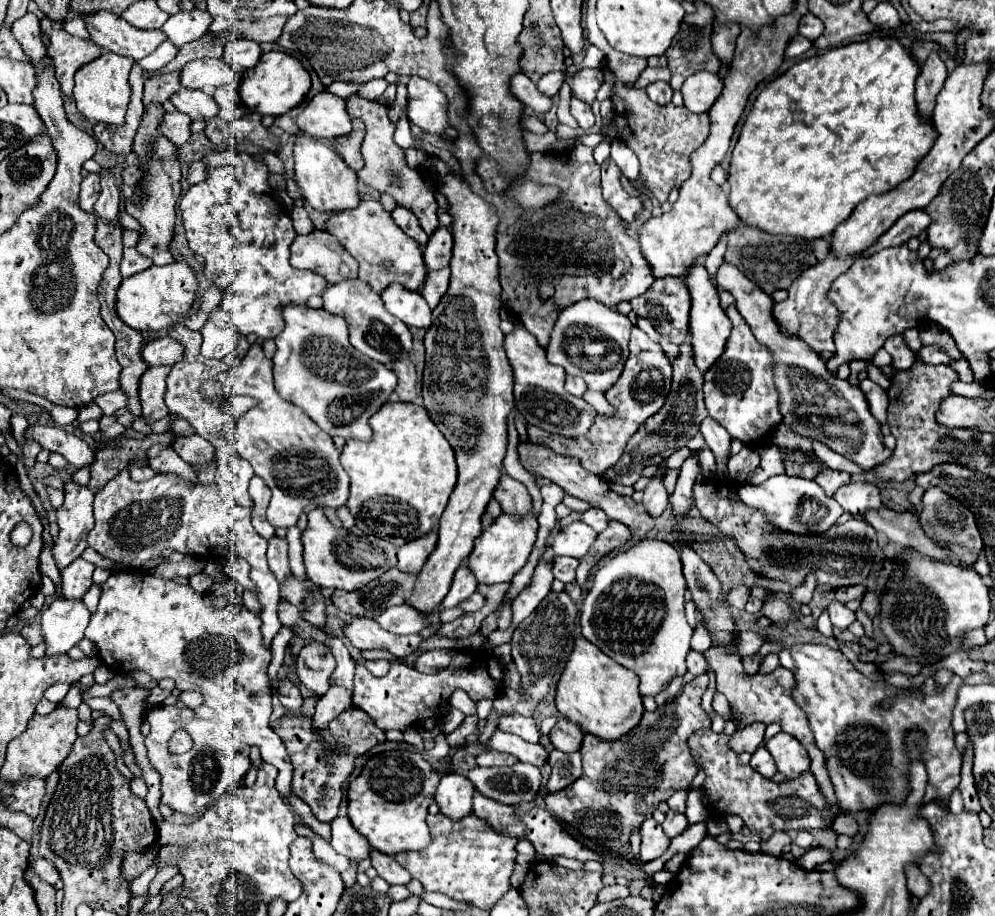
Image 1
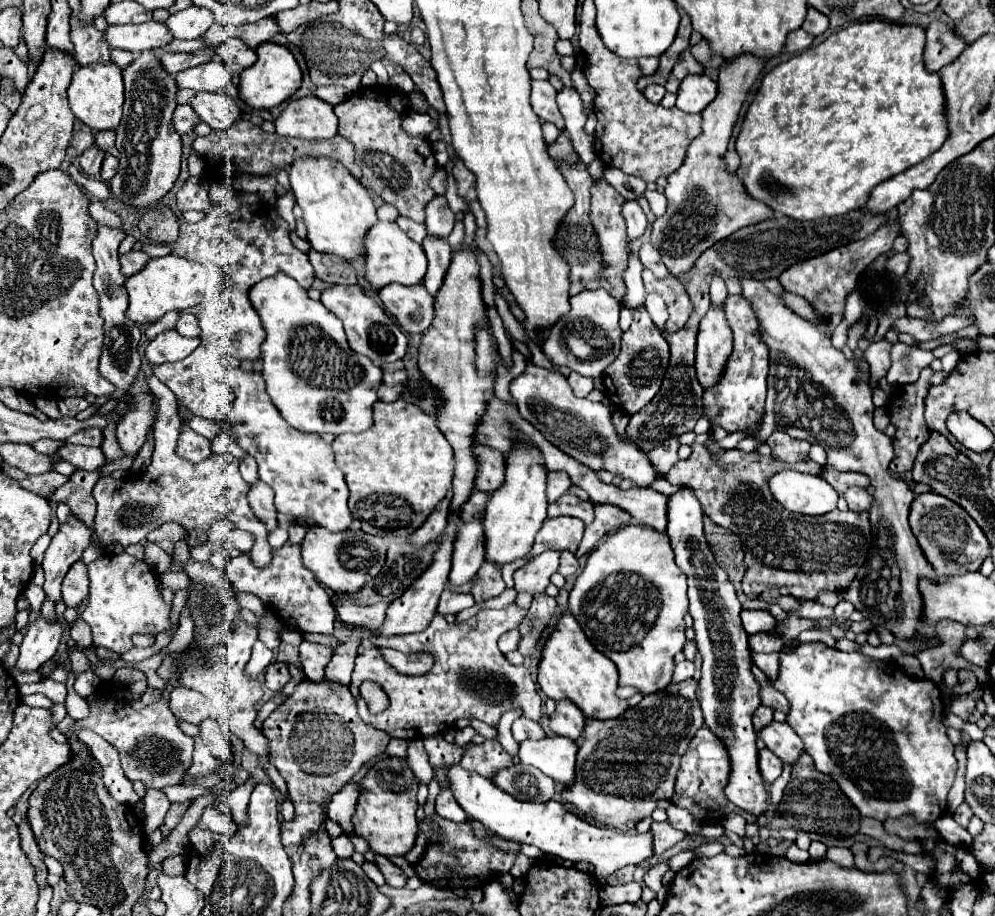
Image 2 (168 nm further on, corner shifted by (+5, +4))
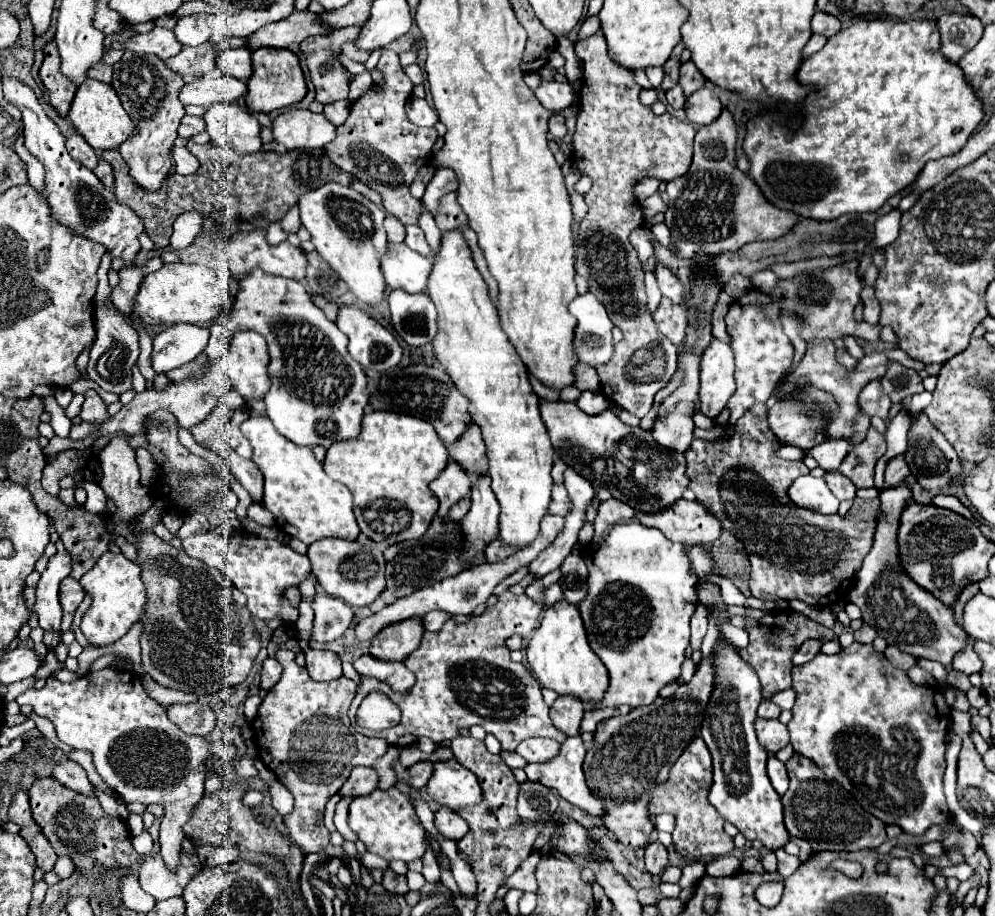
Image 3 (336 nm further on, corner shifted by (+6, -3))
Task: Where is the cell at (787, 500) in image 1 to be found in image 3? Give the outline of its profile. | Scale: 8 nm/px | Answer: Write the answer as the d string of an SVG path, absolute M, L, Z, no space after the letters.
M799 476L787 490L791 502L799 508L807 508L819 514L835 514L839 510L839 500L831 494L823 478Z

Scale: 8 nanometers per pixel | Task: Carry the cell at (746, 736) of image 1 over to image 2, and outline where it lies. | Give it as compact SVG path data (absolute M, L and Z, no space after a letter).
M760 705L760 707L756 709L756 713L754 713L752 721L754 721L754 729L756 729L756 731L760 731L764 725L768 725L768 723L772 721L772 709L770 709L770 707Z

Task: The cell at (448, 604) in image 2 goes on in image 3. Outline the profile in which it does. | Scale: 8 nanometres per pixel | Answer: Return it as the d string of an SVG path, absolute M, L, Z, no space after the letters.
M431 610L431 612L427 612L425 616L423 616L423 626L425 626L425 630L439 630L447 620L449 620L451 616L447 614L447 612L443 612L443 610Z

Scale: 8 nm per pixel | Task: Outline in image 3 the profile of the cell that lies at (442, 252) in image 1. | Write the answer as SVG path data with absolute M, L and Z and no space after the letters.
M437 168L437 172L435 172L433 180L427 184L427 190L423 196L425 208L435 216L435 212L439 210L441 196L447 192L455 192L457 188L459 188L459 184L457 184L455 172L451 172L449 168Z

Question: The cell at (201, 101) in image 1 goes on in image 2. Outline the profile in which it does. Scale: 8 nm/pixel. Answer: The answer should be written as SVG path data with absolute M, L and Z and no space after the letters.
M196 93L190 105L196 109L200 119L216 131L230 129L242 117L238 103L224 93Z

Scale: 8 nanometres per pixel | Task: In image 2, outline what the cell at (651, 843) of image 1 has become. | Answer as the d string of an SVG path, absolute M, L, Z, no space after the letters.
M452 765L446 771L450 789L458 801L458 805L472 817L478 819L484 827L492 829L504 839L520 841L536 845L540 851L548 855L556 855L560 859L570 861L590 861L594 865L594 877L606 885L608 877L626 867L638 865L640 861L652 855L652 833L644 835L624 835L614 829L604 829L588 823L586 819L572 813L564 803L552 799L548 803L524 803L496 787L490 779L482 775L462 769L460 765Z

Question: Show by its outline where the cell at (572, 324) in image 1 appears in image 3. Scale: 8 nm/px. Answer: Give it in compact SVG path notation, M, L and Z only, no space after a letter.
M587 292L569 304L569 312L577 316L573 350L579 362L593 368L607 364L613 356L613 322L605 306L591 292Z

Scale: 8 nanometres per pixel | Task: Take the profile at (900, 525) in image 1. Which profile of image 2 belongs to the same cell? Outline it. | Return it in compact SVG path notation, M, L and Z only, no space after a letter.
M850 487L846 489L844 493L844 499L848 503L848 507L852 511L870 511L870 505L872 505L872 495L866 493L866 489L856 489L856 487Z

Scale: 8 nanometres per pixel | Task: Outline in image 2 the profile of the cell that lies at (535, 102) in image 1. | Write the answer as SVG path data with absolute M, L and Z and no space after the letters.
M532 81L532 109L542 121L554 123L560 131L564 129L564 117L560 117L558 105L556 105L556 89L548 81Z

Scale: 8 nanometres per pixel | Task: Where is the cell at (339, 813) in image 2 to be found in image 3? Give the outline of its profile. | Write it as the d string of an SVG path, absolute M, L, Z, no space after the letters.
M355 768L347 782L341 786L341 798L359 798L369 796L379 784L379 774L373 768Z

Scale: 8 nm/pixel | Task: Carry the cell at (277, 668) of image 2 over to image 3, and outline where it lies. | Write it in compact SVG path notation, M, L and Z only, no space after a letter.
M267 658L267 660L263 662L263 670L261 670L261 688L263 688L265 692L269 692L269 690L279 682L281 672L283 672L281 664L279 664L275 658Z

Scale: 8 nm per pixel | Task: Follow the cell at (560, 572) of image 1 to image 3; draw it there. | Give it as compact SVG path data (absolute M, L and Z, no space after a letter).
M567 556L567 560L563 560L561 564L561 580L559 586L565 592L565 600L569 604L577 604L579 600L583 600L587 586L587 566L583 564L581 556Z

